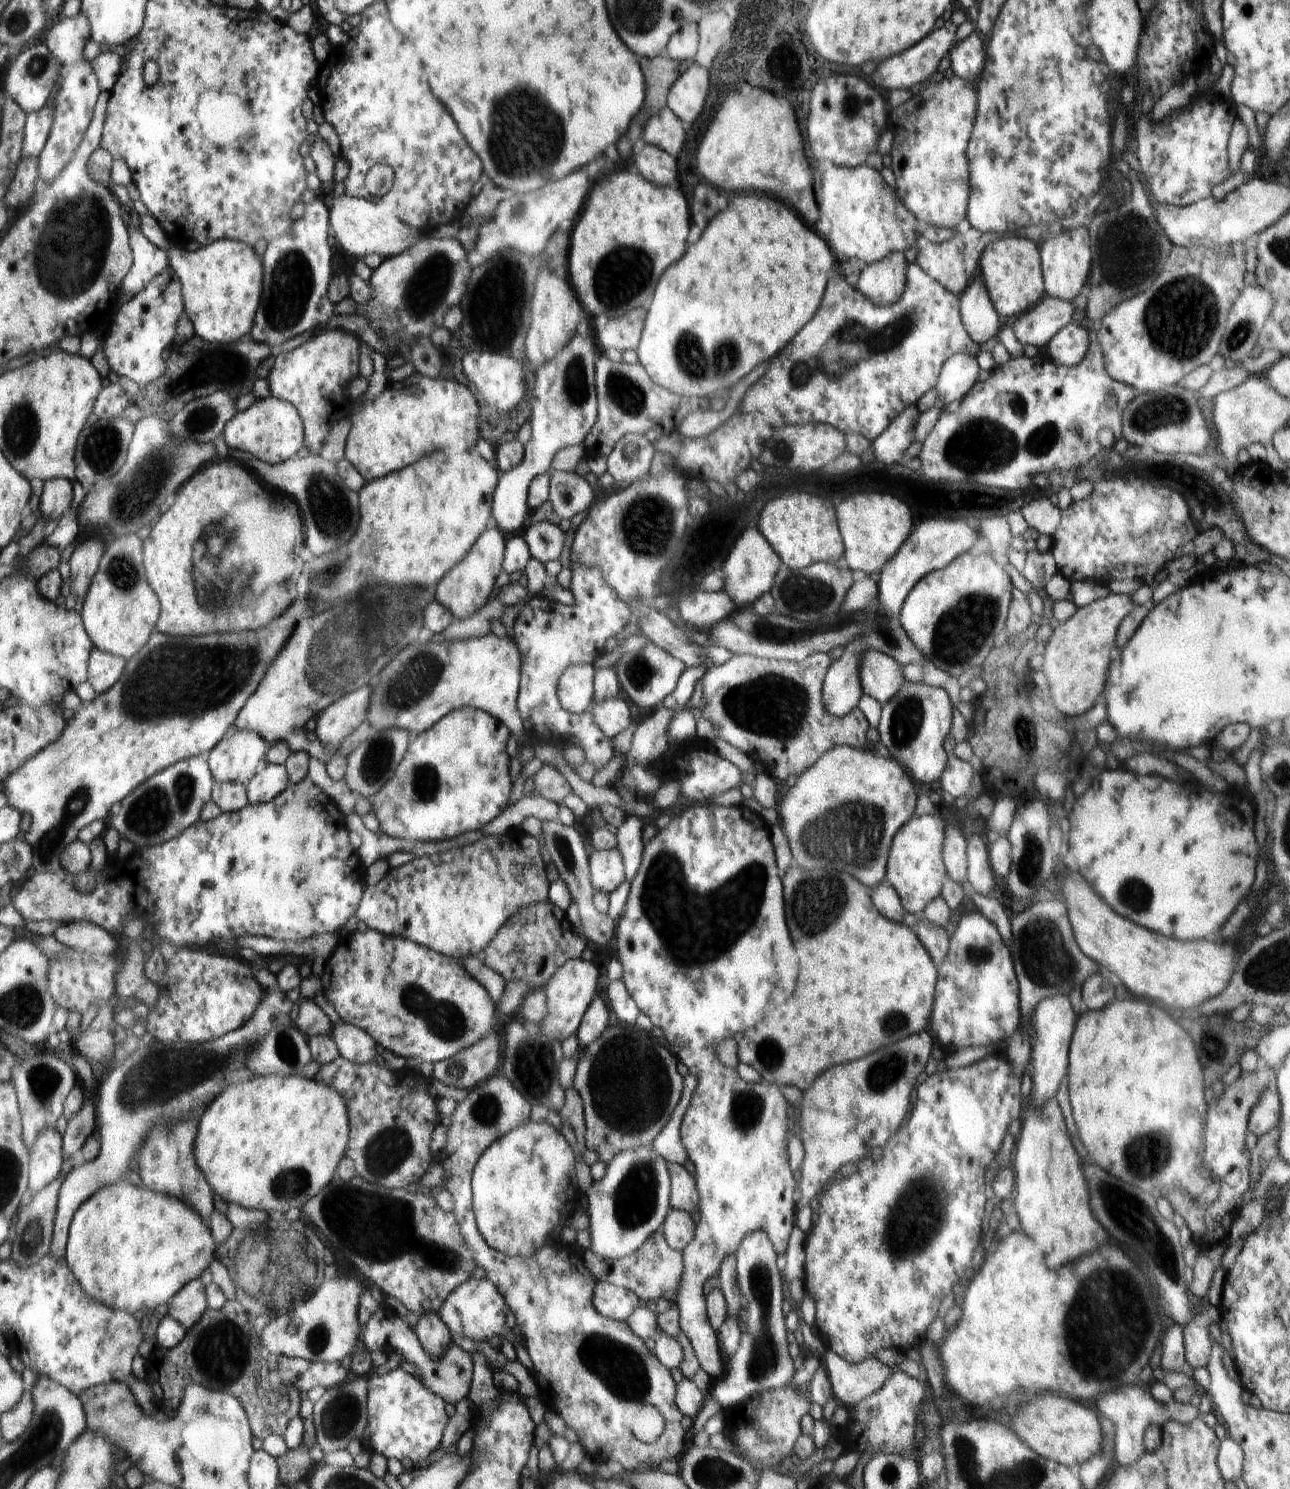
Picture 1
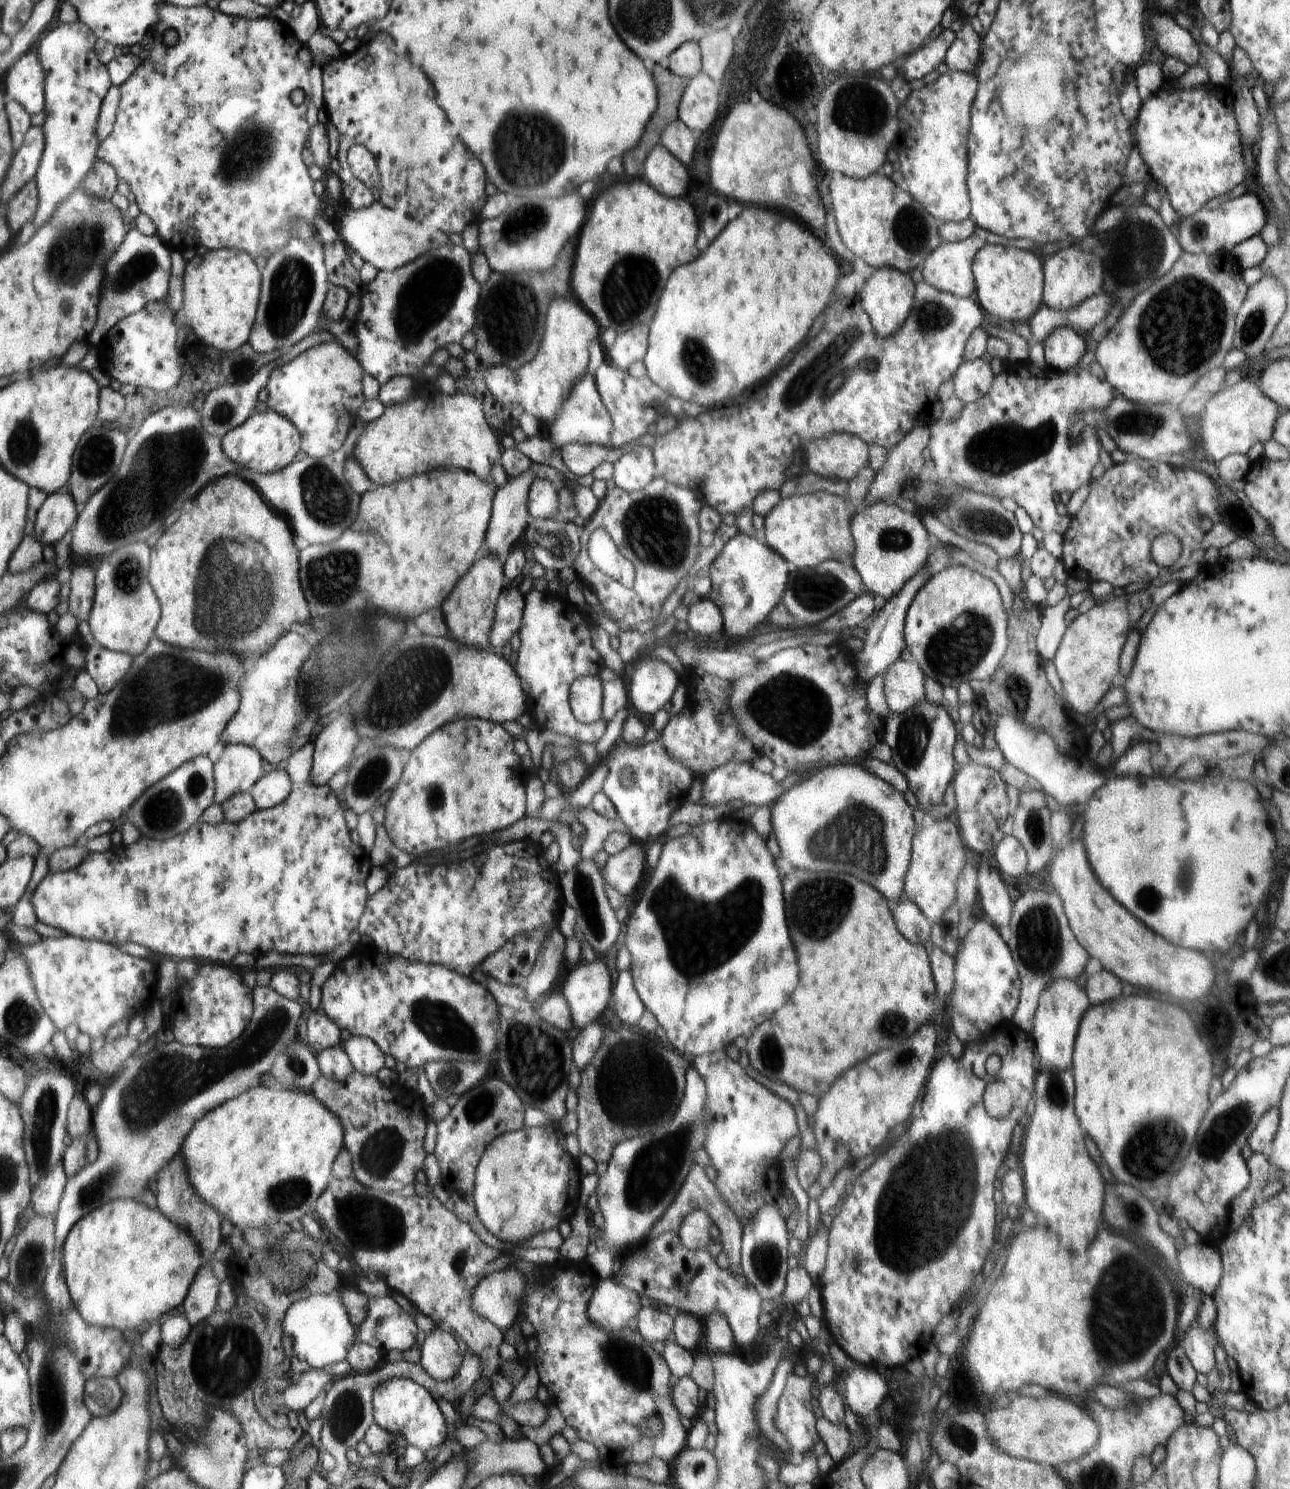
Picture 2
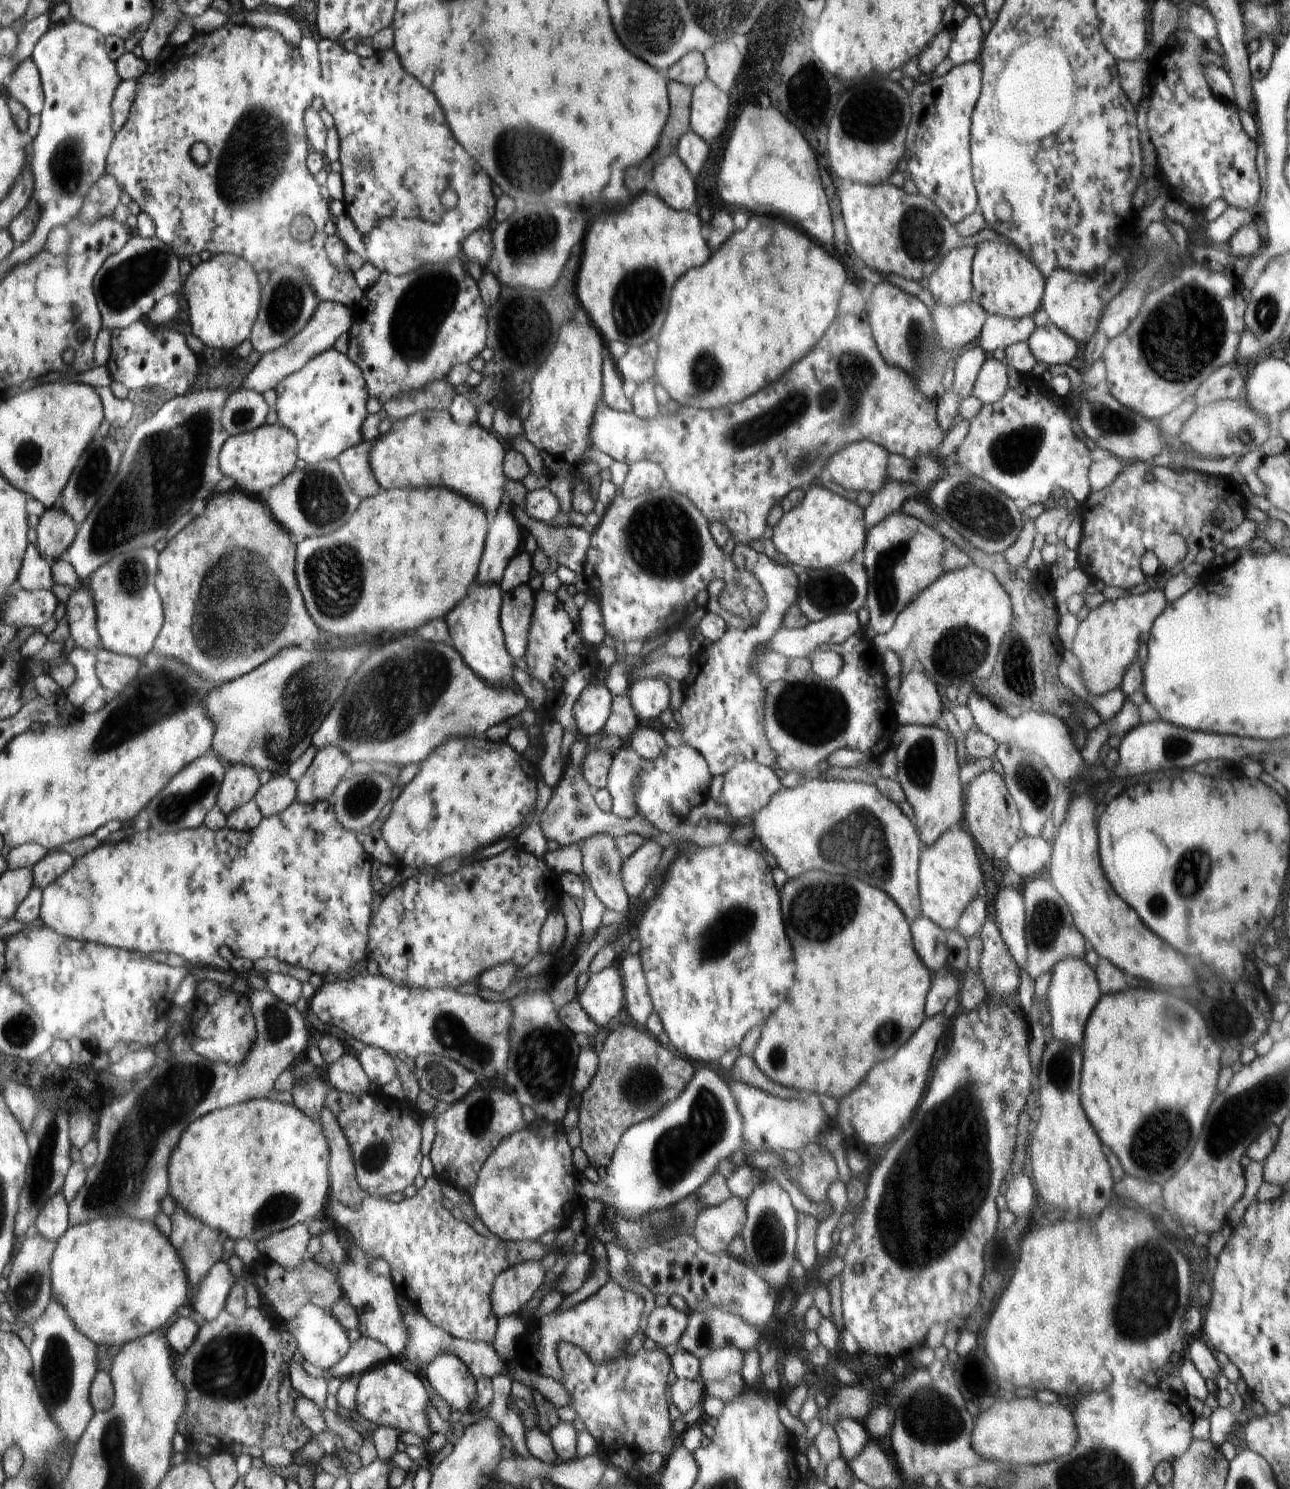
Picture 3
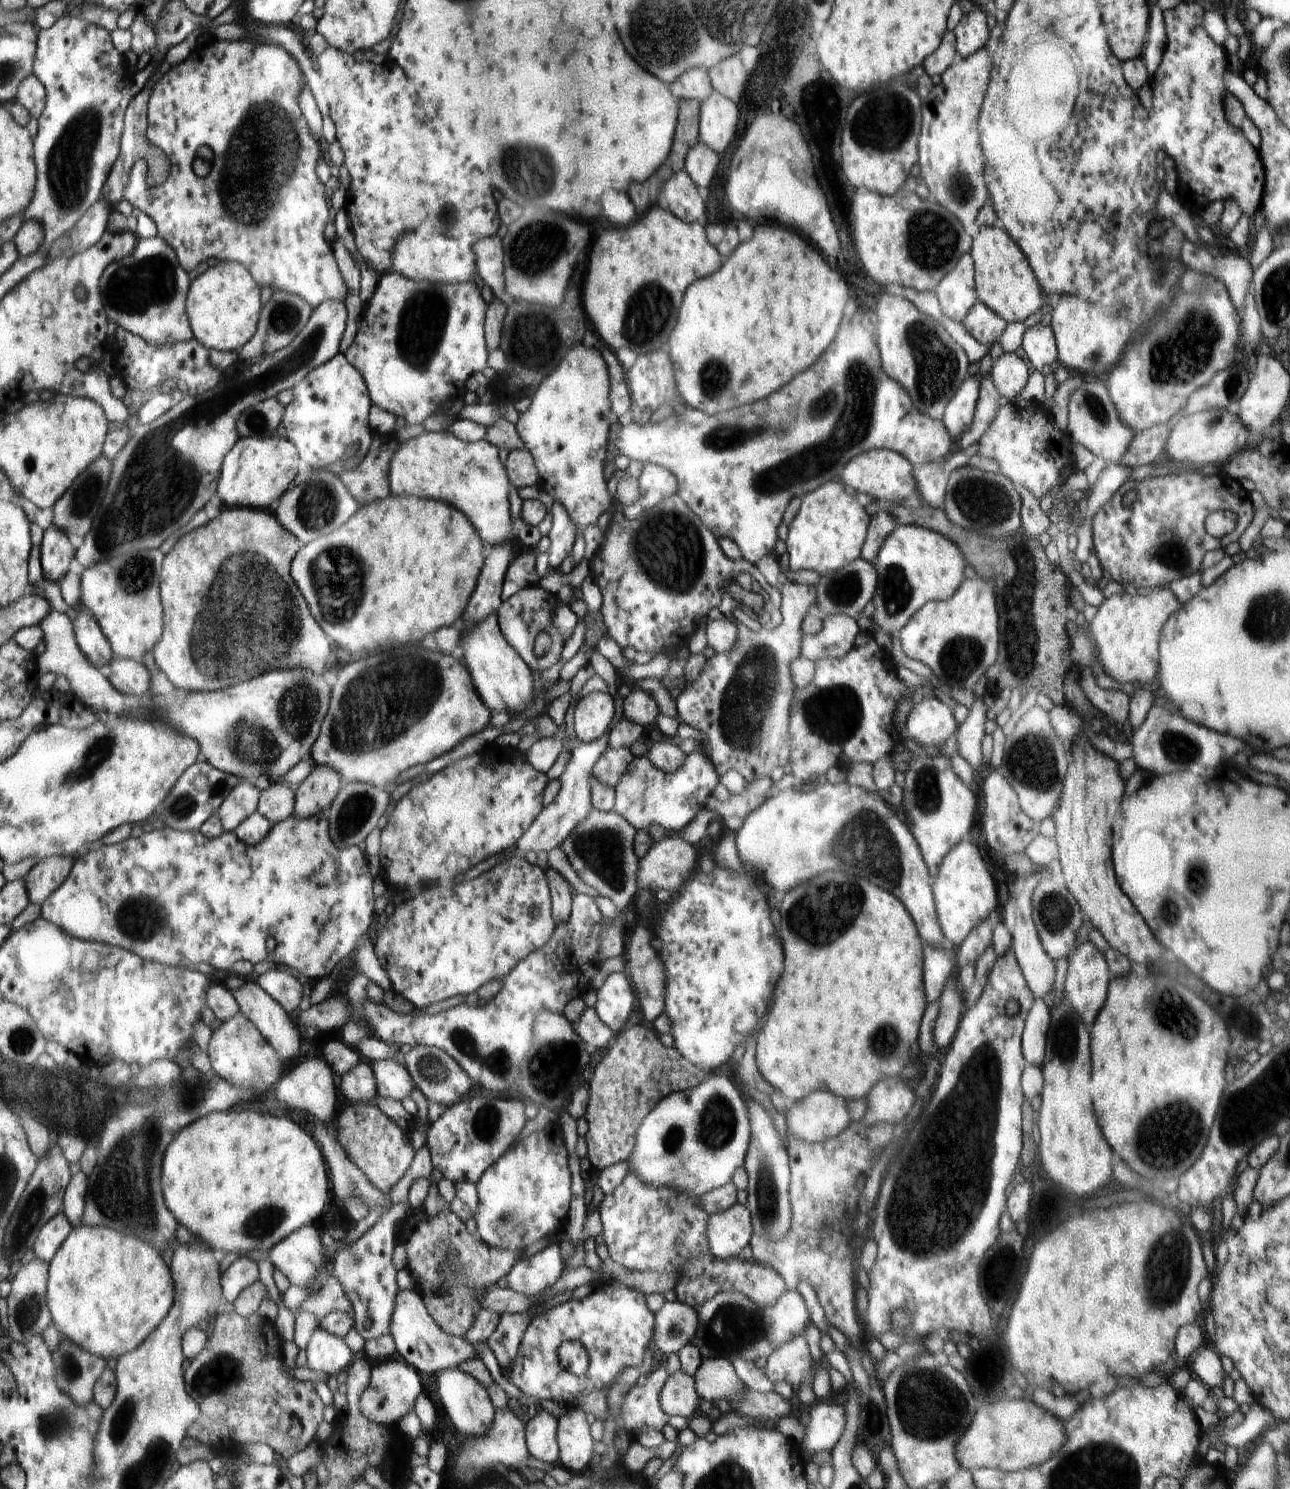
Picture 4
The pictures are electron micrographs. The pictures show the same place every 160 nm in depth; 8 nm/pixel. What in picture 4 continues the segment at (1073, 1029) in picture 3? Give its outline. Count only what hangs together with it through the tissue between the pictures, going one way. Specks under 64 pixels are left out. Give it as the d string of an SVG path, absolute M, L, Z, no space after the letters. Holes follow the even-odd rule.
M1090 942L1082 943L1068 958L1066 981L1062 982L1063 994L1070 1001L1071 1007L1081 1016L1090 1030L1106 1000L1111 974L1105 954L1098 951Z

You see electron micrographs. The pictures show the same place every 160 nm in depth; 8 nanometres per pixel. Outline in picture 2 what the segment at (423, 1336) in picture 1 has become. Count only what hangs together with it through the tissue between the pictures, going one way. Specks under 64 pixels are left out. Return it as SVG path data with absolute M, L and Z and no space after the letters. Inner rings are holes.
M447 1328L432 1330L420 1349L420 1364L432 1379L446 1382L460 1374L464 1363L463 1345Z

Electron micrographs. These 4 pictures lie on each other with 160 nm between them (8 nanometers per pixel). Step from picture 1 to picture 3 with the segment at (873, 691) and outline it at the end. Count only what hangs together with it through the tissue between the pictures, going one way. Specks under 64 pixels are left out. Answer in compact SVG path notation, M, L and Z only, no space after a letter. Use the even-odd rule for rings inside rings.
M921 669L911 670L900 684L893 704L898 724L936 727L945 701L936 688L935 682Z

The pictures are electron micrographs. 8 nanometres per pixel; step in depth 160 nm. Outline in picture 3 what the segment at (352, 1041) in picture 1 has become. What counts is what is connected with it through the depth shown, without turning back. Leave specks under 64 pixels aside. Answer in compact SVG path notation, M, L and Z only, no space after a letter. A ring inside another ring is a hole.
M365 1045L359 1050L358 1060L372 1084L378 1088L398 1077L392 1056L381 1048Z

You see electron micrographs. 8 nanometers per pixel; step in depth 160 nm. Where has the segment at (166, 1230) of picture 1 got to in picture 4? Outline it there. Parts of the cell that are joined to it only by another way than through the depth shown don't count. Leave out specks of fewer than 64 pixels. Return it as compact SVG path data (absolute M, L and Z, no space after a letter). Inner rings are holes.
M75 1226L49 1262L48 1307L57 1330L110 1364L136 1350L164 1322L174 1295L162 1256L142 1240L110 1228Z

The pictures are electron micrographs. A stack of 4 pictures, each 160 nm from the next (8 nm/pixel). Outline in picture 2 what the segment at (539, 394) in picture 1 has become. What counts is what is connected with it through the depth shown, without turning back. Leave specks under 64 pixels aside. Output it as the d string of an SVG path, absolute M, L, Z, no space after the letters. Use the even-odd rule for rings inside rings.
M592 374L581 377L581 382L575 385L571 396L563 403L561 414L550 426L543 431L556 448L570 443L594 443L606 448L614 448L611 437L614 432L614 424L611 414L603 404L599 390L594 384ZM533 466L527 473L514 477L493 494L492 518L489 520L488 534L485 536L485 547L490 555L494 555L502 564L509 558L512 546L522 536L526 528L529 511L528 488L536 478Z

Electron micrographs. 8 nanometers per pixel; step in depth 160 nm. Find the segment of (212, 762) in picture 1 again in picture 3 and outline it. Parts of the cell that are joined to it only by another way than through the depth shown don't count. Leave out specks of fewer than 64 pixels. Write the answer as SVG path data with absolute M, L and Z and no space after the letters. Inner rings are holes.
M230 765L218 795L218 808L226 815L254 800L258 788L258 770L248 765Z

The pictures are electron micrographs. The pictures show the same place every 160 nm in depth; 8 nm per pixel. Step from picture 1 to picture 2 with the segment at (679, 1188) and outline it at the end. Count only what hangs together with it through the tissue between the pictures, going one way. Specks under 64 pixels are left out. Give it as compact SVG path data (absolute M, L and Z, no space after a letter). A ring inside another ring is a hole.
M696 1165L691 1167L691 1171L677 1195L676 1201L662 1215L662 1218L658 1220L656 1226L652 1228L648 1236L654 1239L666 1231L678 1233L684 1217L693 1210L705 1210L712 1217L713 1224L721 1232L723 1247L721 1260L732 1272L740 1275L739 1264L741 1261L741 1238L743 1235L741 1220L735 1215L729 1202L719 1193L716 1185L706 1175L706 1170L703 1166Z

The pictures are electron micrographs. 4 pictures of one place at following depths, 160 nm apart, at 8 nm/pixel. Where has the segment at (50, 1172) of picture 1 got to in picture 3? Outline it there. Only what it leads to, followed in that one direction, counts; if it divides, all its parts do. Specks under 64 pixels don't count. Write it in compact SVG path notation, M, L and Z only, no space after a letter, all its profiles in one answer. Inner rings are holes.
M58 1191L39 1211L35 1220L39 1235L56 1242L70 1226L65 1196Z

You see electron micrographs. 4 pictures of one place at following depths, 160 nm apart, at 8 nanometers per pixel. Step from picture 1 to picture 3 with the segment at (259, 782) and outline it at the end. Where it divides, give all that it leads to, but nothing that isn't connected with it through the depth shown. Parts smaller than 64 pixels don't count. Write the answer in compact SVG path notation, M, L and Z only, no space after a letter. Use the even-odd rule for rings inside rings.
M287 773L266 776L257 792L254 802L261 809L264 817L280 814L295 801L297 795L297 783Z

